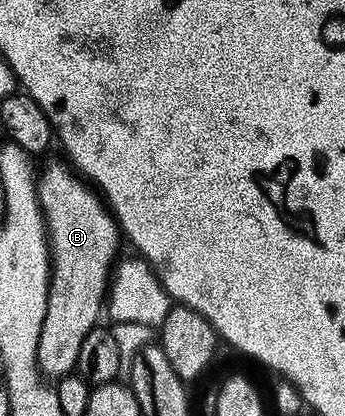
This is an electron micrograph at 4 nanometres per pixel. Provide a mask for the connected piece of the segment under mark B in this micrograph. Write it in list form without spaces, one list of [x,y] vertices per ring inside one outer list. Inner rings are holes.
[[[61,164],[48,166],[36,177],[38,202],[42,208],[42,219],[46,223],[46,240],[51,263],[48,303],[38,344],[38,367],[46,379],[68,377],[77,370],[80,347],[88,331],[99,324],[98,312],[103,312],[112,270],[119,256],[117,253],[120,230],[118,222],[114,220],[114,214],[110,212],[105,200],[69,164]]]

